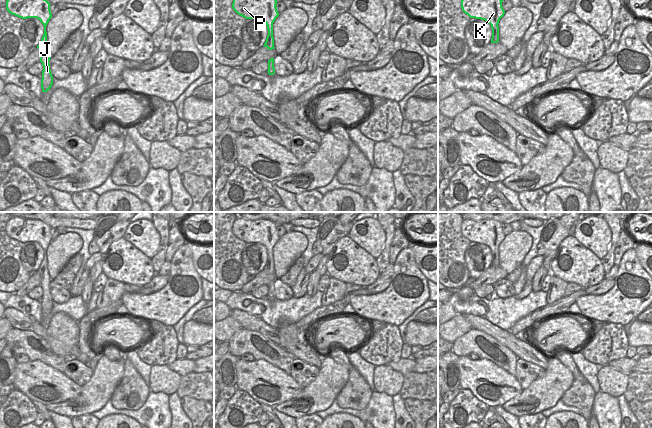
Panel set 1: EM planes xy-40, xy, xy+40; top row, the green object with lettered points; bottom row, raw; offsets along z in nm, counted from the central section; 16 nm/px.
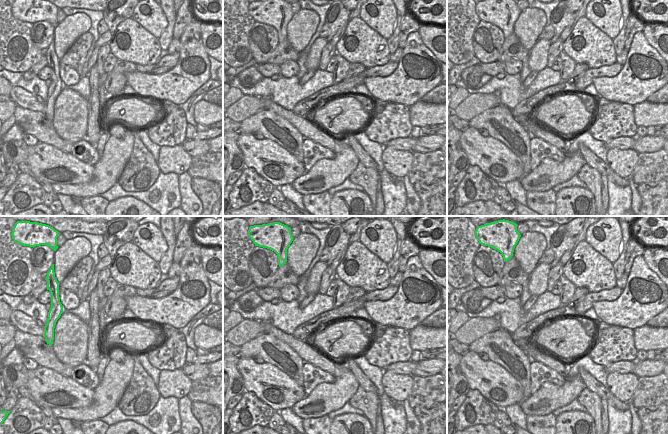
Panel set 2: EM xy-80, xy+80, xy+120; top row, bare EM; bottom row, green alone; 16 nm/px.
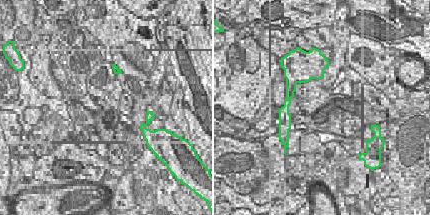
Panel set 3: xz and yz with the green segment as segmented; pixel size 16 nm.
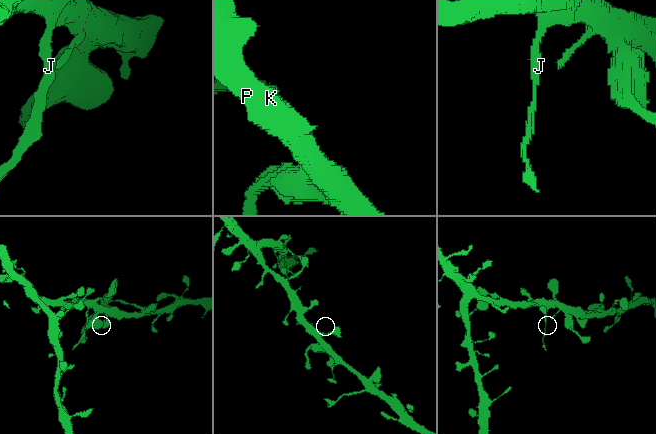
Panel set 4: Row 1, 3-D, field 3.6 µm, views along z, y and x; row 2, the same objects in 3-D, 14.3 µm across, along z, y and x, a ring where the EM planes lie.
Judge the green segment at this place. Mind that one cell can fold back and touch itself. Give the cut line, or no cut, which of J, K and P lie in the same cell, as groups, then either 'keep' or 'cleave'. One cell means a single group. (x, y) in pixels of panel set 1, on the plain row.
cut in xy along (268, 258), (270, 269), (273, 272); J / K P; cleave

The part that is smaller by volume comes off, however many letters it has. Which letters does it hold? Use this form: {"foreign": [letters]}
{"foreign": ["J"]}

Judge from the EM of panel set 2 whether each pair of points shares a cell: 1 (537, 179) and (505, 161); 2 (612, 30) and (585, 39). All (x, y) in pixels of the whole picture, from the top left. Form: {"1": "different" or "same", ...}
{"1": "different", "2": "different"}

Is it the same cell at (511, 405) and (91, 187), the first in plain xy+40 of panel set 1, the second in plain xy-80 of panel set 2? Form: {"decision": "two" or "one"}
{"decision": "one"}

